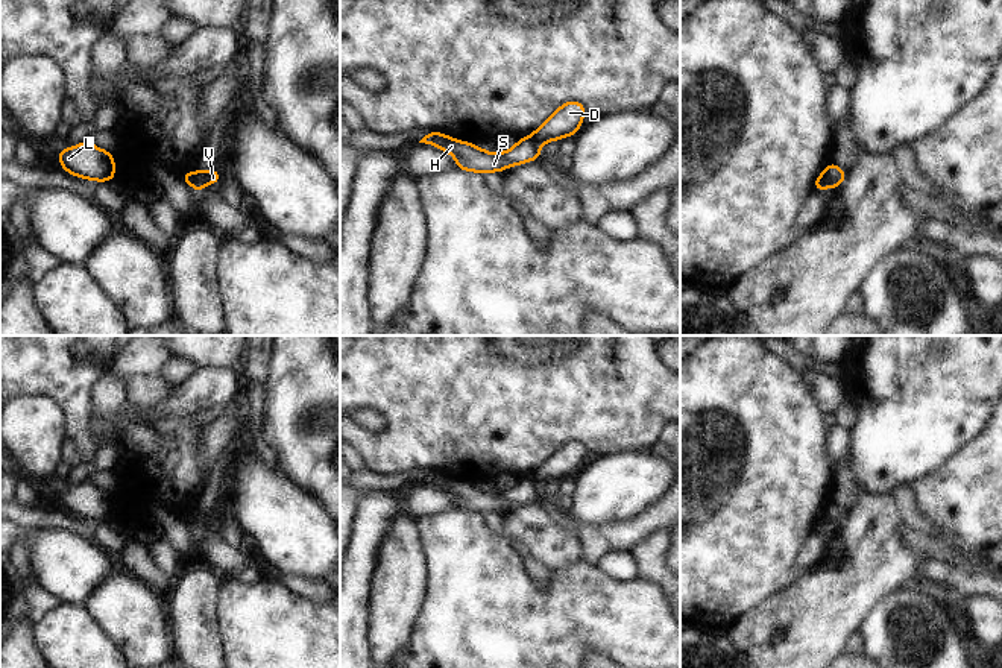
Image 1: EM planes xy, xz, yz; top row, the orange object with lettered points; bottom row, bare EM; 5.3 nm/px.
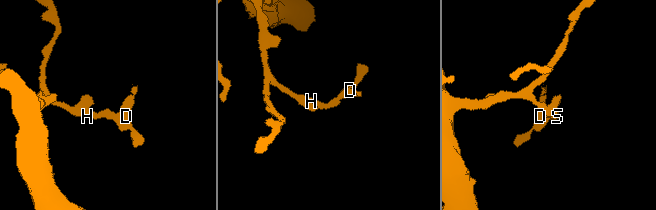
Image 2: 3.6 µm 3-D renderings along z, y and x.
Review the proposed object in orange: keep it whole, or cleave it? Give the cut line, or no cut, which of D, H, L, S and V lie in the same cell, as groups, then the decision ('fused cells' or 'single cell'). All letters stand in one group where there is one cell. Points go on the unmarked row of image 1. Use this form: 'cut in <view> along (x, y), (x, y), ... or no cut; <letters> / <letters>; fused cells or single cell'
cut in yz along (822, 513), (826, 527); D V / H L S; fused cells

